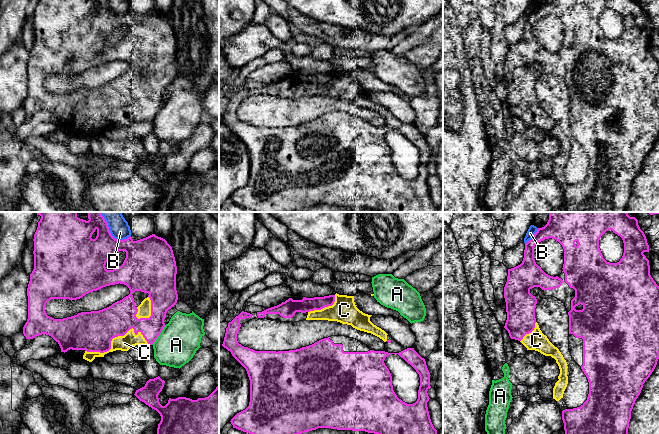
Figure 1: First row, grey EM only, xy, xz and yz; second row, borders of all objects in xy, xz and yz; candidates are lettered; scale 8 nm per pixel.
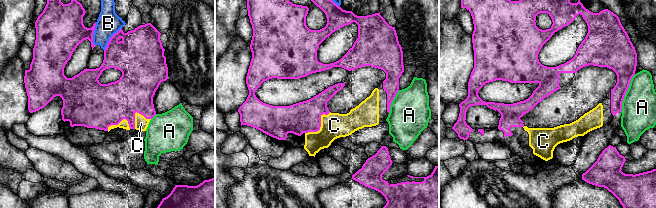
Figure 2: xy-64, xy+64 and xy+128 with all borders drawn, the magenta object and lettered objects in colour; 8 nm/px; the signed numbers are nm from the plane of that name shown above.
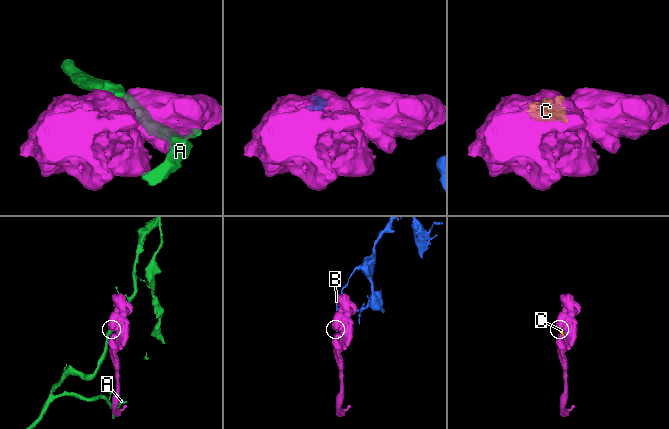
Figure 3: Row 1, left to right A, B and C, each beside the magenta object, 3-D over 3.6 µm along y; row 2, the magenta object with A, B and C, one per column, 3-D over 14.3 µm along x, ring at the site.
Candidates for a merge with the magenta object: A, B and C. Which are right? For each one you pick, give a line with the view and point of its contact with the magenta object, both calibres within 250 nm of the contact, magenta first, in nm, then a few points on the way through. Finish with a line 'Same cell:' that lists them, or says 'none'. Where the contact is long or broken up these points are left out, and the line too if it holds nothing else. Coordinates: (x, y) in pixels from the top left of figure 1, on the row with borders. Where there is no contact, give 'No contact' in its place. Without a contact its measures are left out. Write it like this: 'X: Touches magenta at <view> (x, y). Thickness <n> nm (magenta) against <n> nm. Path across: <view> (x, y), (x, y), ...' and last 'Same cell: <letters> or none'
C: Touches magenta at xy (115, 336). Thickness 320 nm (magenta) against 120 nm
Same cell: C

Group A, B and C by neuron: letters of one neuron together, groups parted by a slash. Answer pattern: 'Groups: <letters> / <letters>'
Groups: A / B / C

